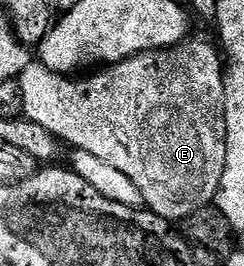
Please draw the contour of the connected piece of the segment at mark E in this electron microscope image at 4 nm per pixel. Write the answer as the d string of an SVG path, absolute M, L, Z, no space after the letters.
M190 37L177 47L167 47L164 51L144 51L131 56L130 59L102 66L84 77L61 75L58 71L47 69L39 61L30 62L28 69L19 77L23 89L24 118L35 121L35 125L43 125L43 129L56 135L58 140L64 141L66 144L68 144L67 142L71 143L72 148L87 153L95 153L95 157L107 161L107 165L115 165L115 169L119 169L121 173L127 173L127 177L131 177L138 189L141 190L144 202L154 215L159 215L170 221L176 221L176 219L184 221L202 211L203 208L210 206L220 196L221 184L225 182L225 167L228 165L228 141L225 127L227 71L223 66L222 52L218 48L217 51L211 44L204 43L203 40L196 39L196 37Z

